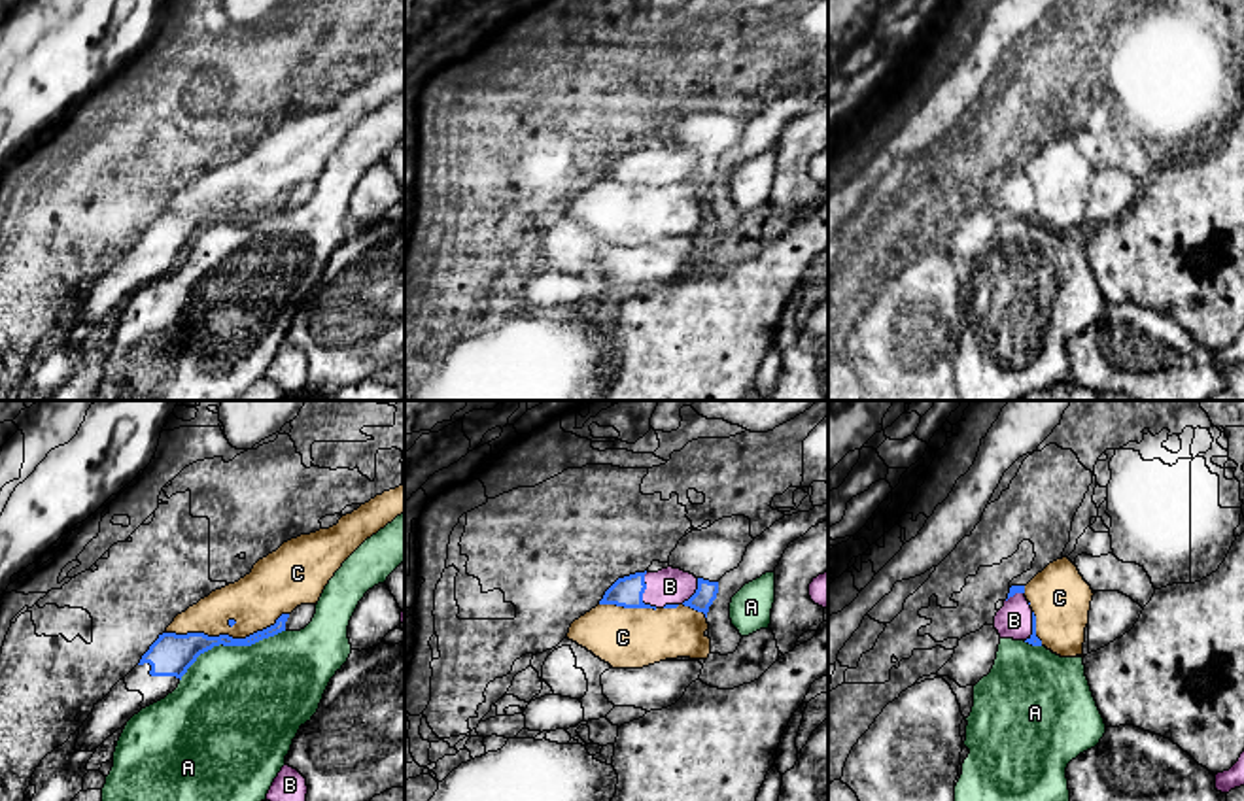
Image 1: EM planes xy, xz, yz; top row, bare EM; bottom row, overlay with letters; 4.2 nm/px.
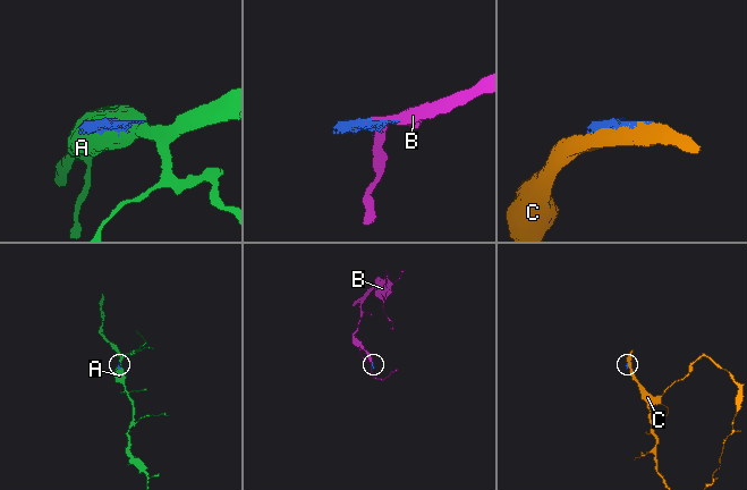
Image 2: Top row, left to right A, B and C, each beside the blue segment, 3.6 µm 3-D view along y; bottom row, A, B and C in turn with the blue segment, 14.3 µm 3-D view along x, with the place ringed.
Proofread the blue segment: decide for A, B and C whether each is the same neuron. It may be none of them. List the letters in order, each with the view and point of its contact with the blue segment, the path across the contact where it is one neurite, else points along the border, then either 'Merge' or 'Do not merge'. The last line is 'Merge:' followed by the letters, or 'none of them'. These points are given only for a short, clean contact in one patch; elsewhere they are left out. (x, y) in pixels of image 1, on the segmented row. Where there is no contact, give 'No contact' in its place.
A: Touches blue at xy (229, 645). Do not merge
B: Touches blue at xz (643, 592). Merge
C: Touches blue at xy (225, 635). Do not merge
Merge: B

